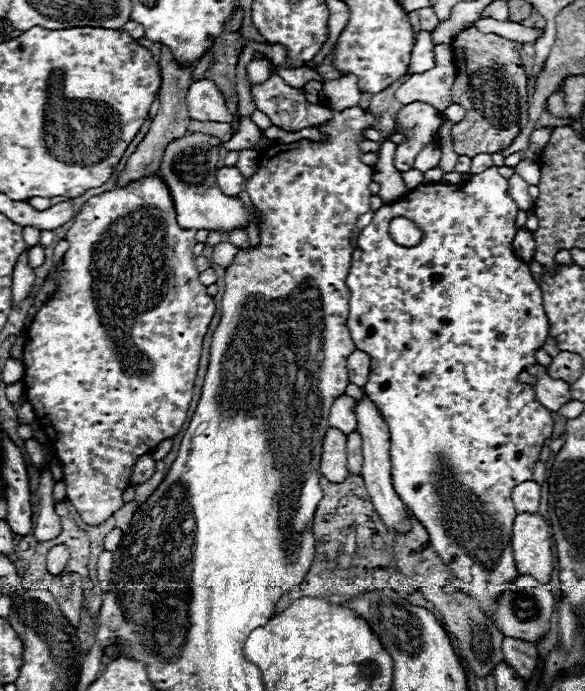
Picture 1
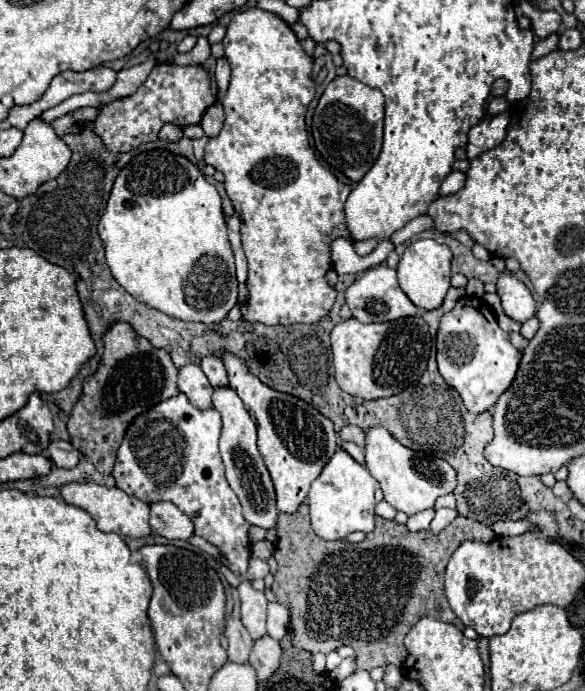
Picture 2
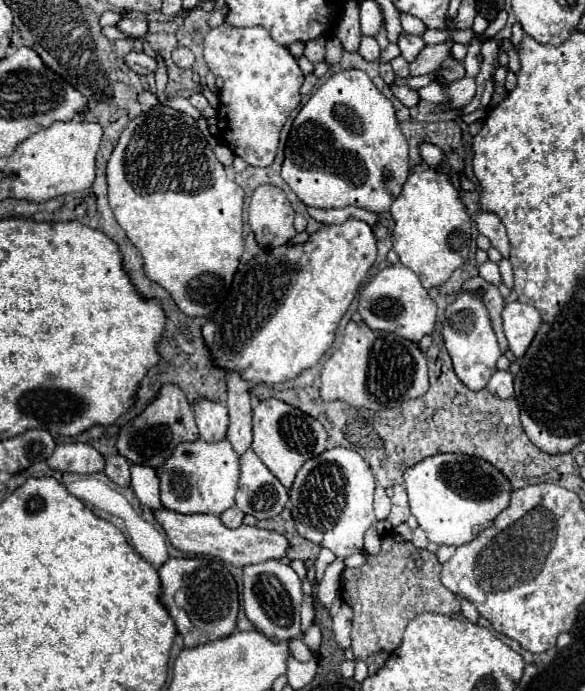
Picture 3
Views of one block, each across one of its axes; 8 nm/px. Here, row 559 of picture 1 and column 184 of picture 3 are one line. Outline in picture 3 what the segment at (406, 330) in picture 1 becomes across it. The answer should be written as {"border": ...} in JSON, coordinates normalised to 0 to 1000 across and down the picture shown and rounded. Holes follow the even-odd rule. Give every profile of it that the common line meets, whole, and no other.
{"border":[[[345,634],[332,640],[308,640],[297,654],[284,663],[280,671],[267,677],[267,686],[274,692],[274,724],[277,732],[297,741],[311,744],[366,744],[376,747],[383,738],[400,732],[400,715],[407,706],[407,689],[410,689],[410,674],[407,674],[407,657],[397,651],[397,643],[383,634],[376,640],[349,640]]]}

